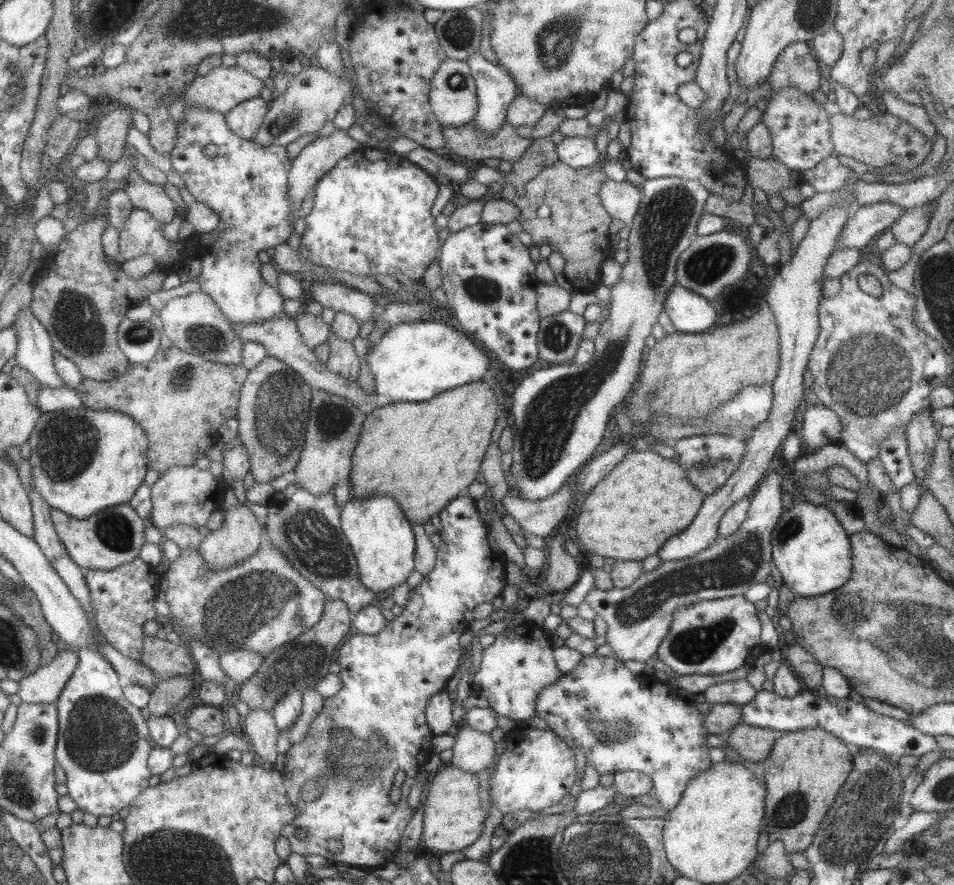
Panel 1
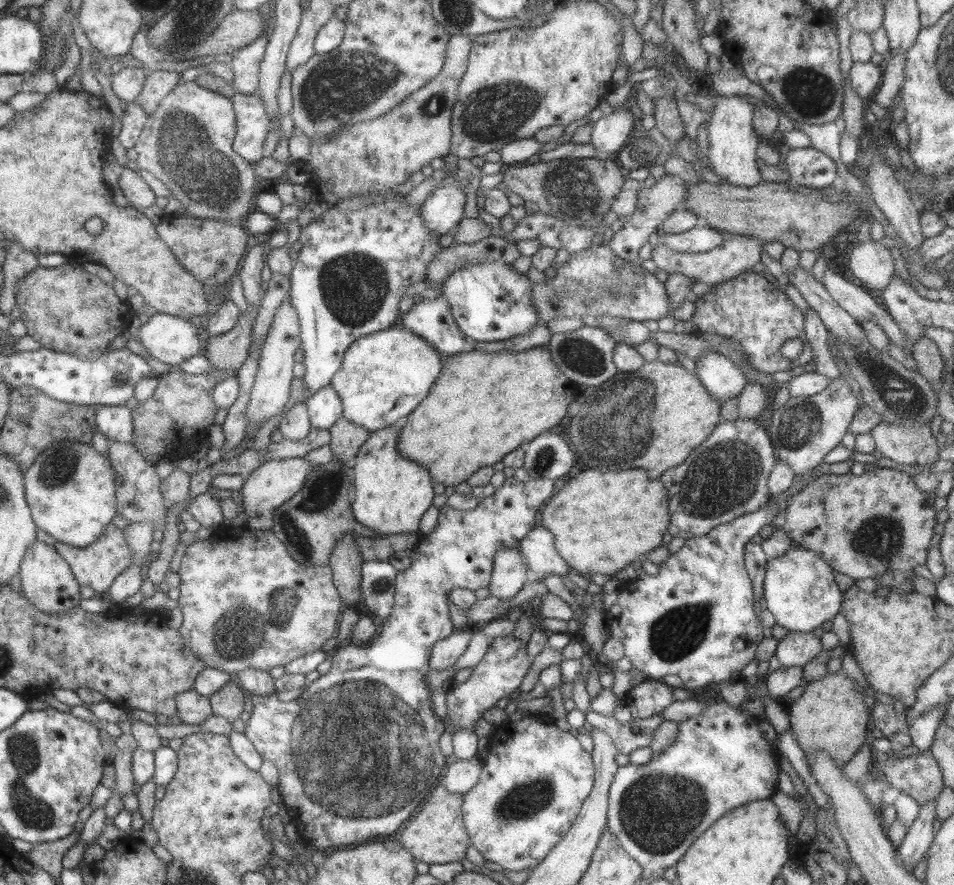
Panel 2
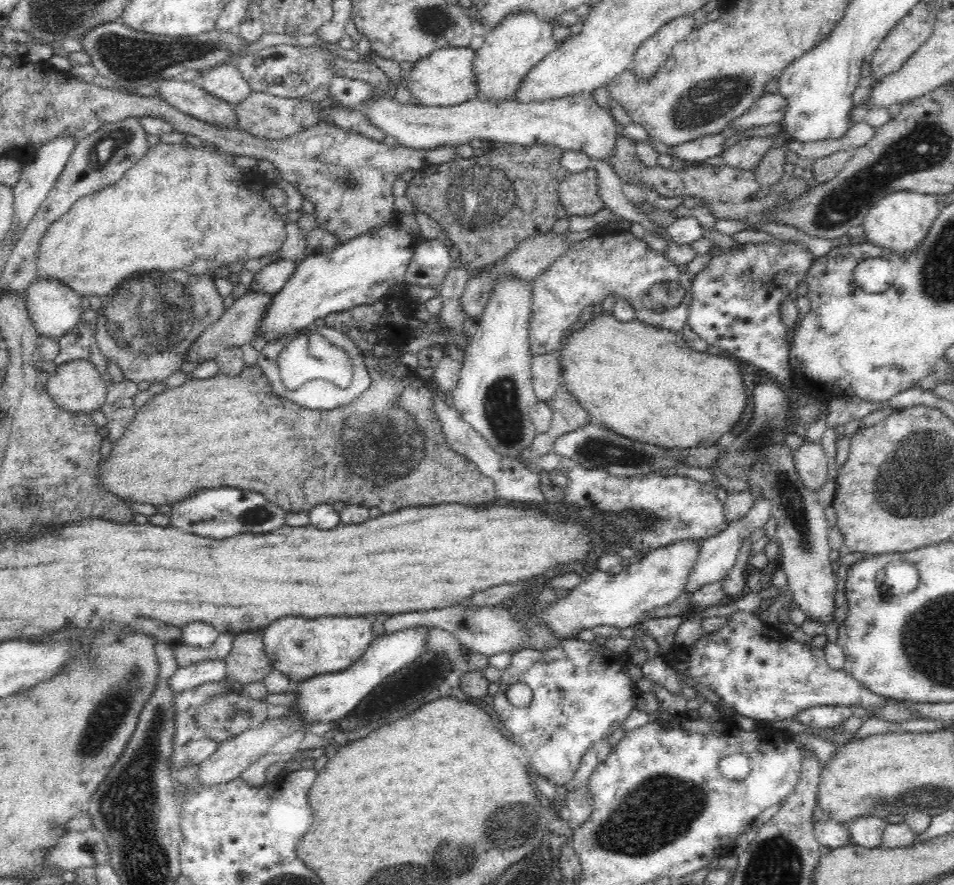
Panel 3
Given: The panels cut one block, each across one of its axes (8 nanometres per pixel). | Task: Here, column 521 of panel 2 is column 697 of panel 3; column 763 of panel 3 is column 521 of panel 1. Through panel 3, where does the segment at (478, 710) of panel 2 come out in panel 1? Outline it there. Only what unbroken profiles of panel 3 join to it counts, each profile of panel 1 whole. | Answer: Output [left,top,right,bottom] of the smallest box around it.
[470,615,562,722]

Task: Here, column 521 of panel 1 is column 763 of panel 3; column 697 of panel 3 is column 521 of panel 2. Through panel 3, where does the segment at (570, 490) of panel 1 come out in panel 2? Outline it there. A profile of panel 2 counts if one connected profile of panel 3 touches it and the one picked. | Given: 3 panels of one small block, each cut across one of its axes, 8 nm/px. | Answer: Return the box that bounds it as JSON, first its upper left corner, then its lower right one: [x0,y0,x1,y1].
[486,548,530,600]

